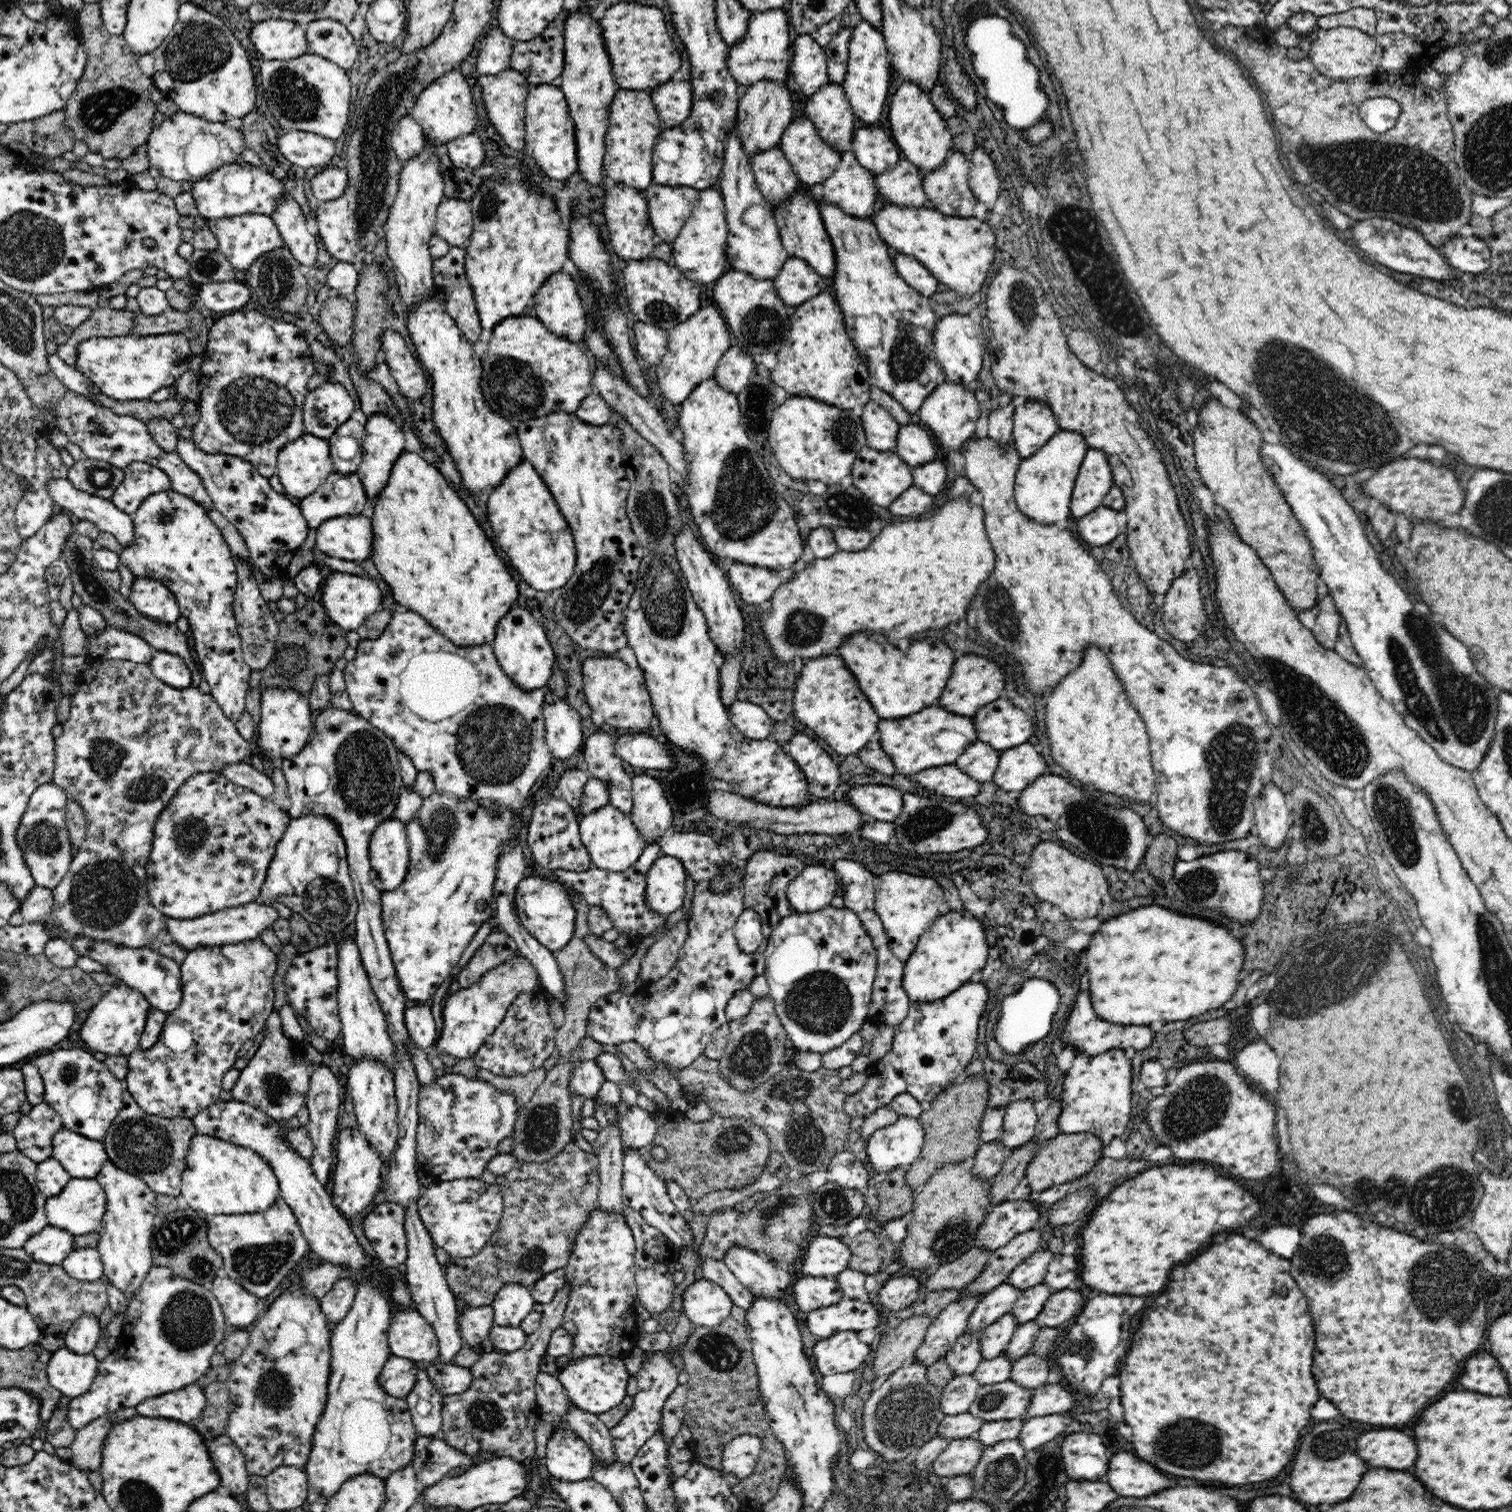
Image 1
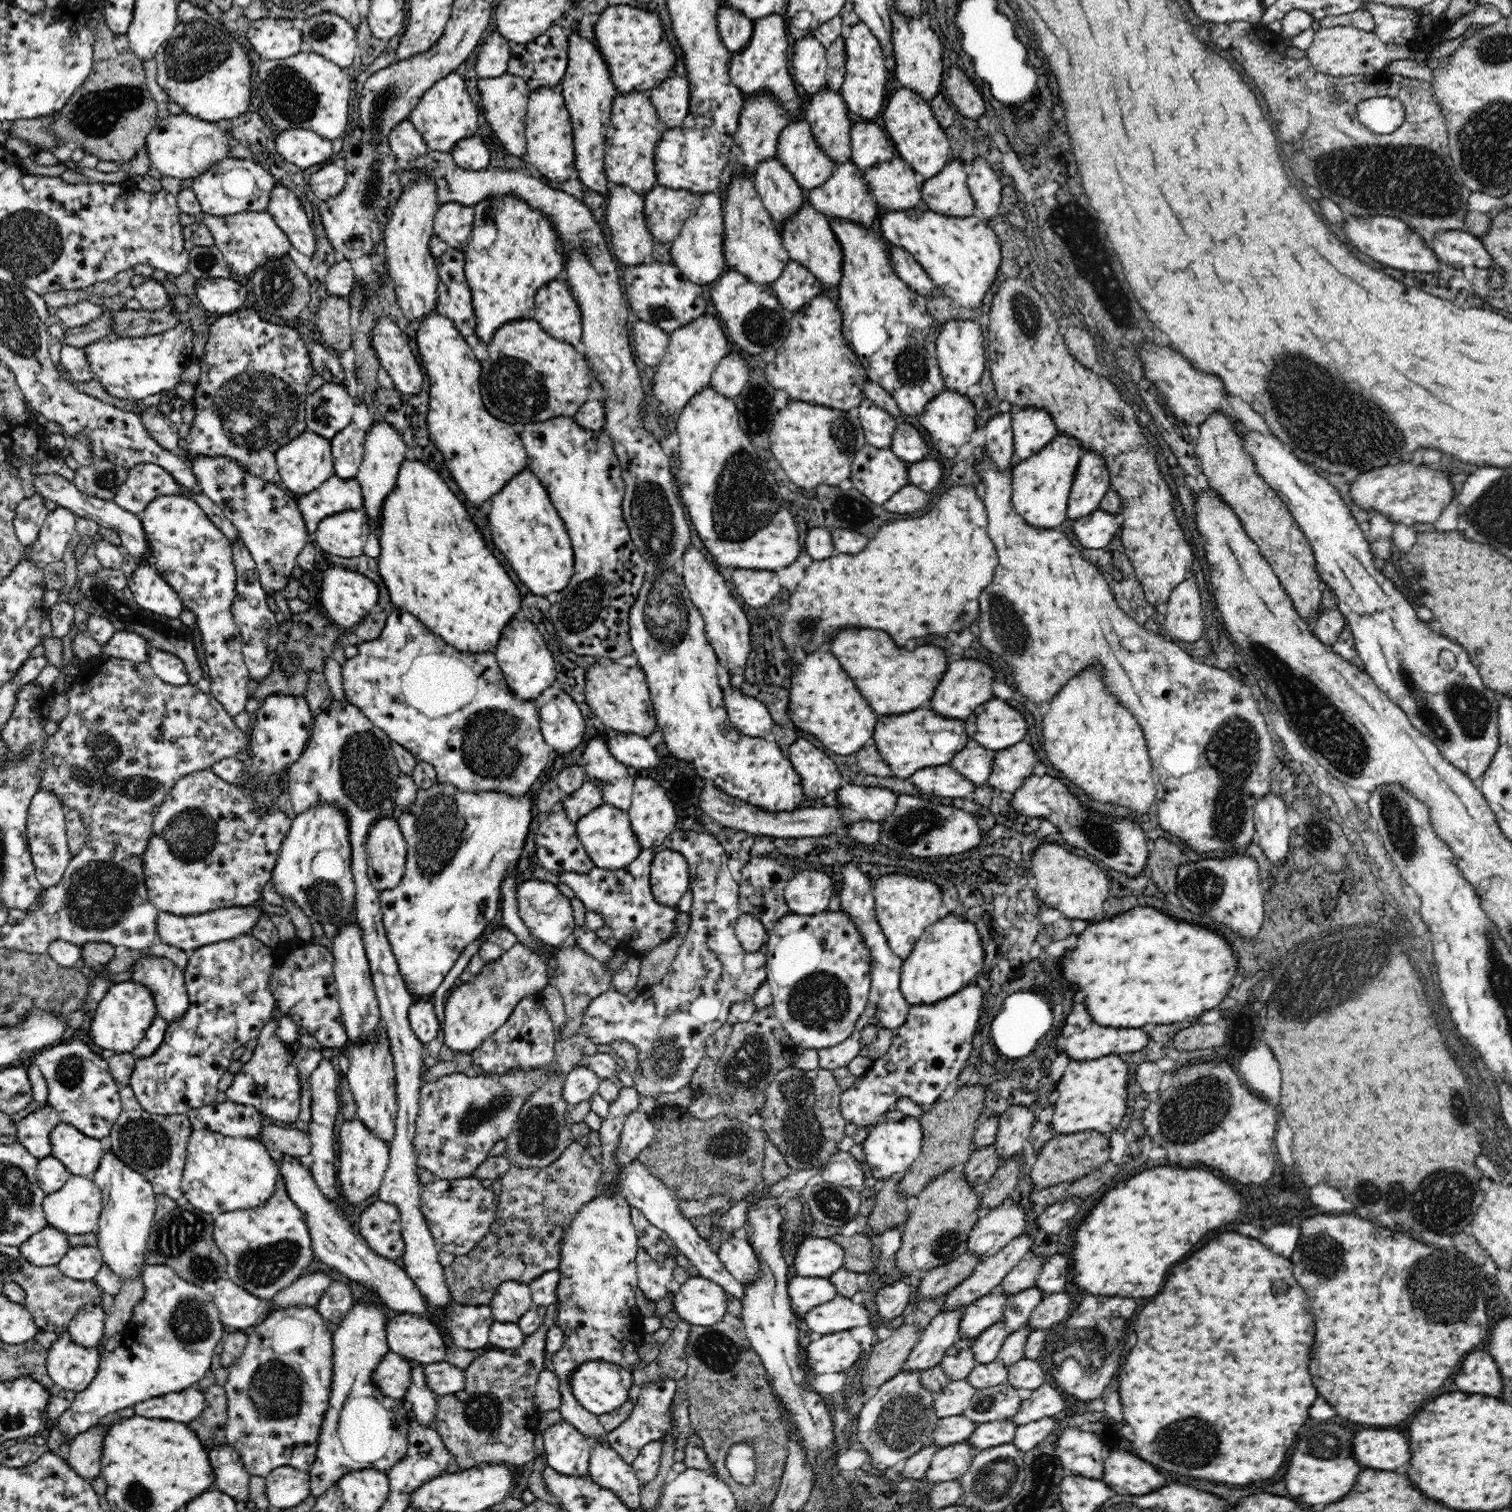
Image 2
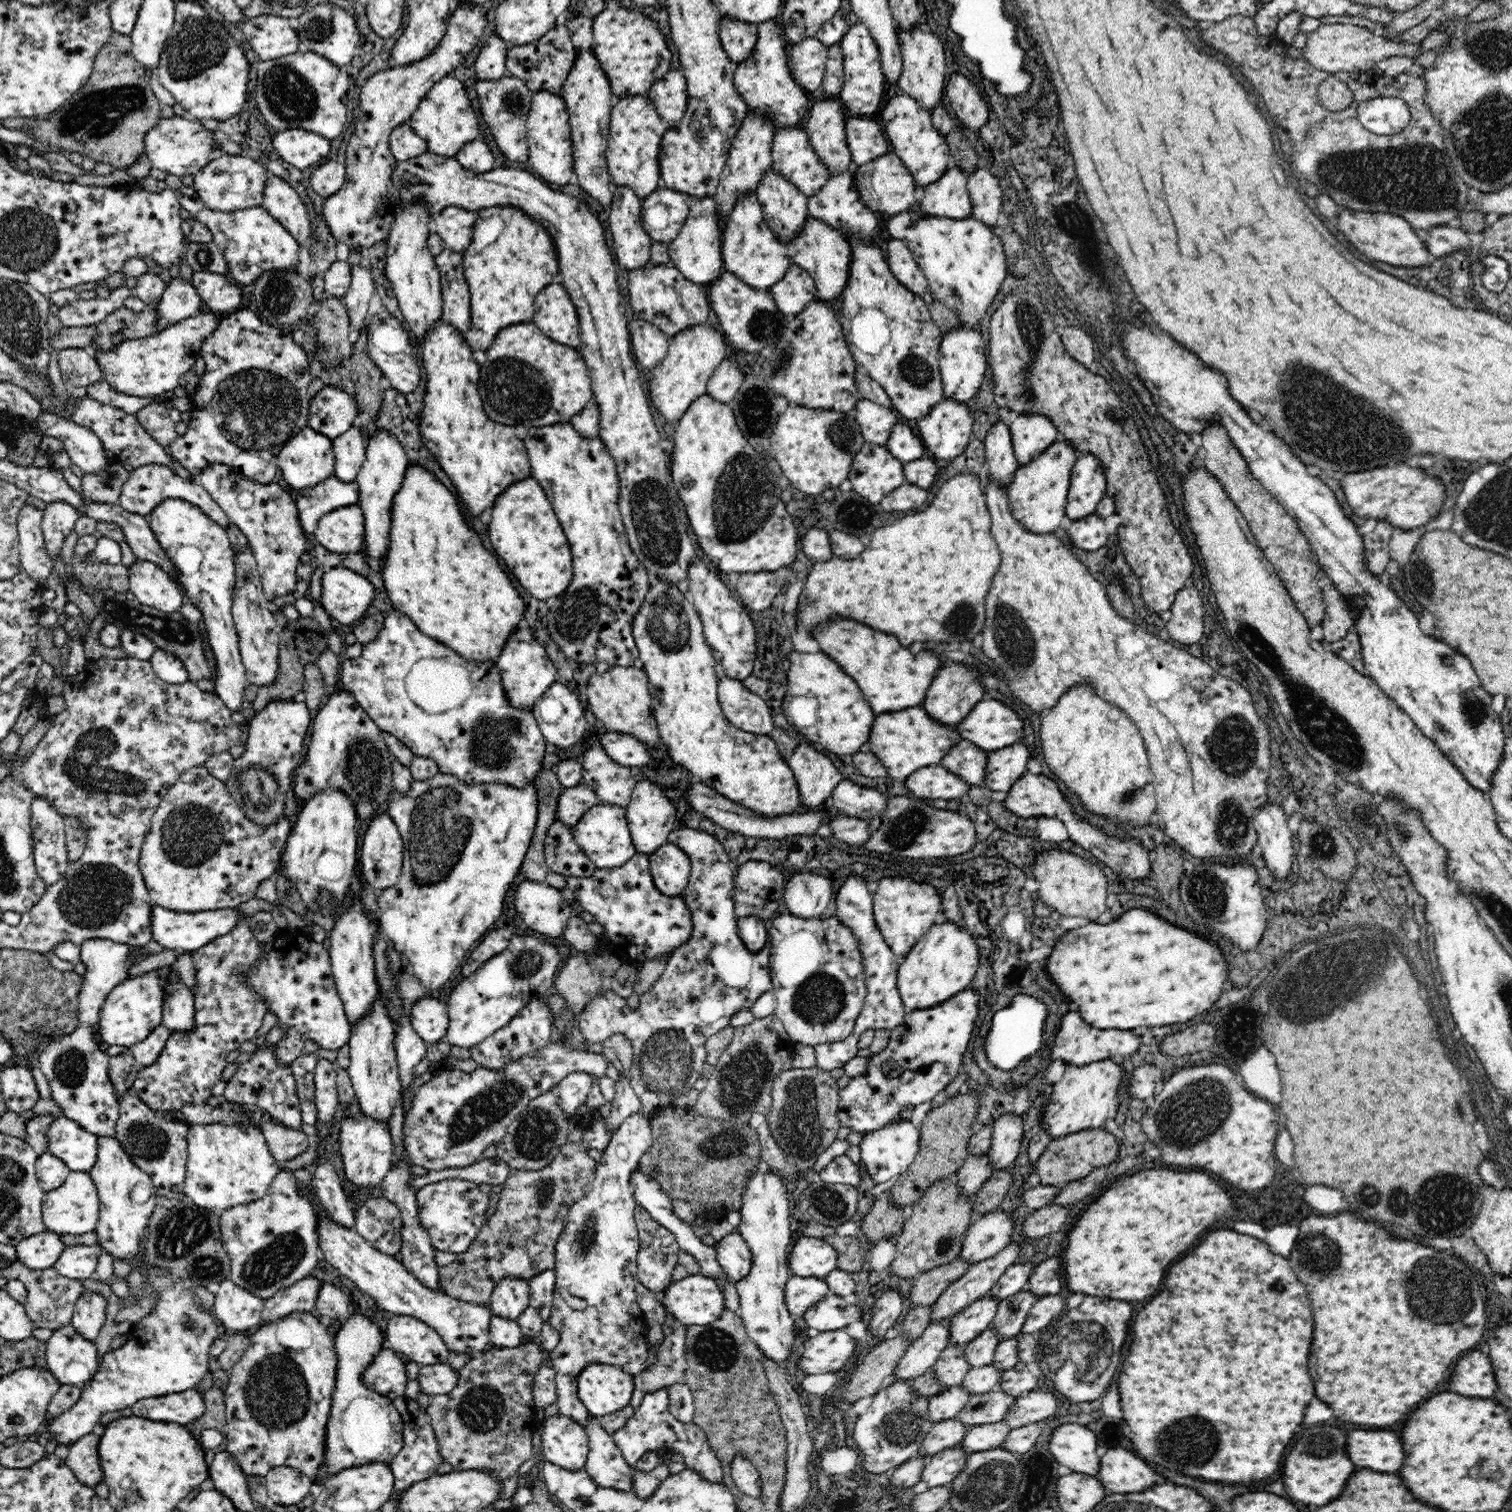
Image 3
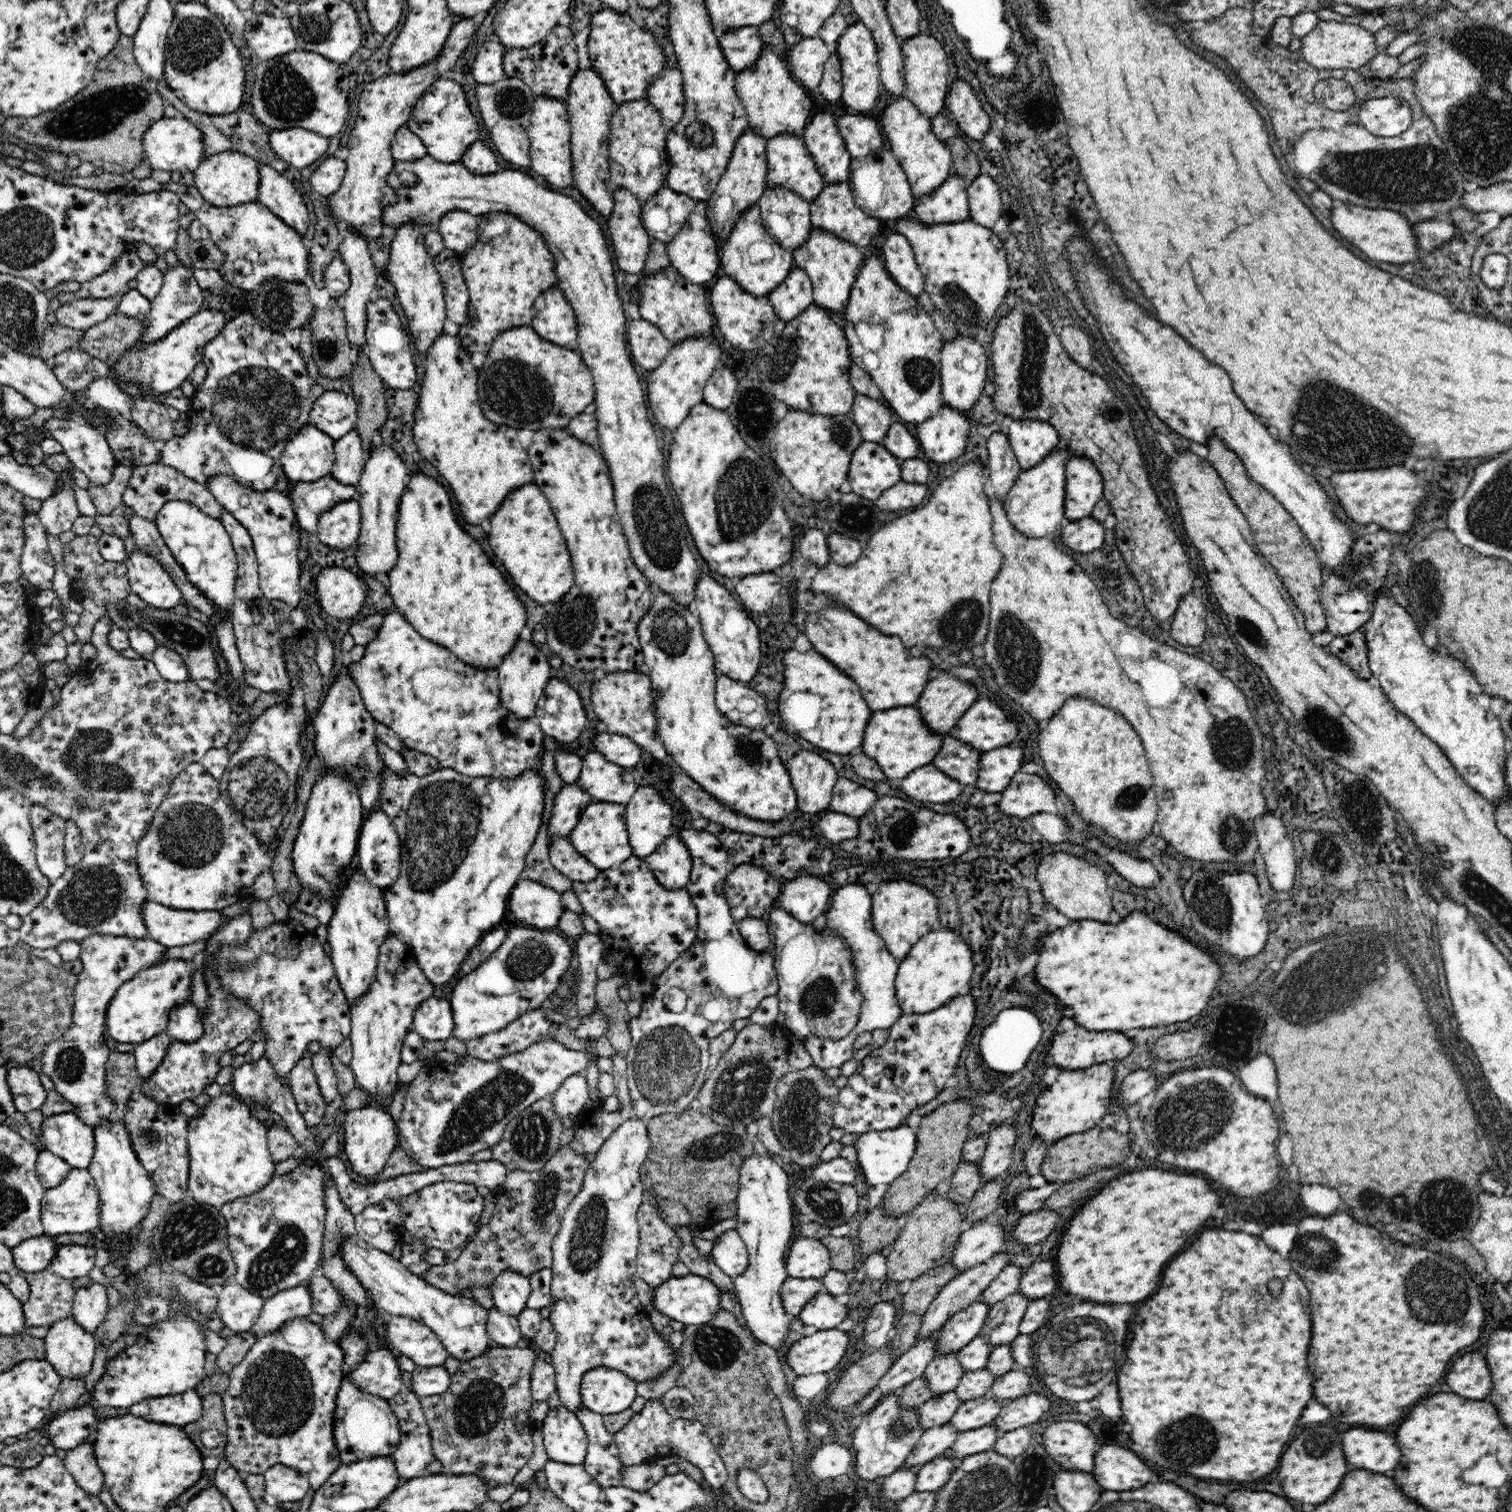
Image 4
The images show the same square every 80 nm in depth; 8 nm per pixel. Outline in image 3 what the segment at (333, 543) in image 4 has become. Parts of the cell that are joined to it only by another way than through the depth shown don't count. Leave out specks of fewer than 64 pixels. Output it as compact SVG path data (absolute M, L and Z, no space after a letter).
M359 504L330 511L319 520L315 540L336 554L360 553L365 546L364 521Z

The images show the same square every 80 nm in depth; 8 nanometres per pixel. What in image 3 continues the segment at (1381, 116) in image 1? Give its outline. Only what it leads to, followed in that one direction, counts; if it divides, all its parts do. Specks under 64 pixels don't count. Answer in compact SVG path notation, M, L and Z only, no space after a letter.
M1371 98L1358 104L1357 119L1370 132L1388 136L1402 132L1408 126L1410 109L1402 98Z

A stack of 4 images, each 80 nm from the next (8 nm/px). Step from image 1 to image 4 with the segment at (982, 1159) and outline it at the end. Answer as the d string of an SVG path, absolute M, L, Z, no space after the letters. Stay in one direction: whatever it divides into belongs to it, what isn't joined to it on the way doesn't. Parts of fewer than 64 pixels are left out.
M963 1162L955 1170L952 1176L951 1186L947 1193L948 1199L960 1205L965 1205L976 1194L981 1184L980 1162Z

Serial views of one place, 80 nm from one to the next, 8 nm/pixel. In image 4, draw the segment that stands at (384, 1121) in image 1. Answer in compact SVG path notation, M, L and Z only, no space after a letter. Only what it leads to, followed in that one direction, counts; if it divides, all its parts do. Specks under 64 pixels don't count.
M389 935L380 945L377 971L369 991L351 1008L352 1059L349 1063L356 1081L370 1102L366 1107L387 1111L387 1100L401 1086L398 1080L398 1066L401 1064L402 1040L413 1026L412 1018L420 1002L430 998L434 985L416 965L412 949L402 939Z

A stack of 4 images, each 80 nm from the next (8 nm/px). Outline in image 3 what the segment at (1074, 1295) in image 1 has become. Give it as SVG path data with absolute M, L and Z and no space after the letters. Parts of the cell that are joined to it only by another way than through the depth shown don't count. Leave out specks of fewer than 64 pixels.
M1044 1295L1034 1303L1028 1318L1023 1322L1021 1333L1038 1333L1058 1320L1066 1312L1066 1303L1061 1295Z

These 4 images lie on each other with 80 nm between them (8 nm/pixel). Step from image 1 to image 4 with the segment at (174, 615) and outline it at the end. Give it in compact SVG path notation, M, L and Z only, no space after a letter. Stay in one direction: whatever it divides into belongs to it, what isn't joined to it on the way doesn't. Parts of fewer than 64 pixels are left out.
M135 549L125 564L132 592L149 606L170 611L183 602L181 590L154 557Z

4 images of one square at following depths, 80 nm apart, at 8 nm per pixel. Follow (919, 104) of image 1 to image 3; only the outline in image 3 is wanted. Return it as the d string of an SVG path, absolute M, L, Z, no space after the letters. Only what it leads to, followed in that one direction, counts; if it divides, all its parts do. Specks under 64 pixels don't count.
M905 93L891 97L879 113L882 124L884 124L885 134L894 148L894 152L914 176L916 187L925 186L926 188L933 184L953 163L945 135L936 130L931 116L930 110L920 106L916 99Z

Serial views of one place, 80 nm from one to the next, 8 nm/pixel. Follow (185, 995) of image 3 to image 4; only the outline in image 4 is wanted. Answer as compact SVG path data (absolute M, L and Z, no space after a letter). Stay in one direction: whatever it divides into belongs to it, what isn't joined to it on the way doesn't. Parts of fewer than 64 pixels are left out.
M184 1000L182 1004L174 1004L174 1008L168 1012L166 1032L173 1040L192 1042L202 1036L204 1025L200 1021L198 1008L191 1000Z

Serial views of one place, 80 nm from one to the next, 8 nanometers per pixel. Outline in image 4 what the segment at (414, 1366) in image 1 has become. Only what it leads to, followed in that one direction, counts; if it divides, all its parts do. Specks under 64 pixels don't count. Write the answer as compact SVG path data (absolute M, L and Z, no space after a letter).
M393 1350L368 1353L349 1375L356 1386L386 1400L404 1390L397 1353Z

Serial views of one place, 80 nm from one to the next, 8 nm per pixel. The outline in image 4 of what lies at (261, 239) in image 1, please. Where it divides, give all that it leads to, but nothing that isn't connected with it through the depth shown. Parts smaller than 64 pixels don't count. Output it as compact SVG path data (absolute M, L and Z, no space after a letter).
M252 202L232 208L216 208L208 203L202 204L202 208L195 212L199 222L208 228L211 240L216 247L224 254L225 261L219 268L223 279L236 288L255 291L260 284L268 278L281 278L288 282L302 282L309 272L309 253L304 248L303 236L296 229L288 227L284 222L275 216L264 204Z

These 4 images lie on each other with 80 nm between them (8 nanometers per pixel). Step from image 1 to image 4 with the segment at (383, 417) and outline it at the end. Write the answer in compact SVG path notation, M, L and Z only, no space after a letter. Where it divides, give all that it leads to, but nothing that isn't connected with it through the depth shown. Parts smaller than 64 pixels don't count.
M378 438L370 450L370 456L360 475L358 502L361 512L361 531L355 551L357 564L366 573L376 576L388 572L398 558L396 549L396 516L400 496L410 480L410 472L400 455L385 440Z

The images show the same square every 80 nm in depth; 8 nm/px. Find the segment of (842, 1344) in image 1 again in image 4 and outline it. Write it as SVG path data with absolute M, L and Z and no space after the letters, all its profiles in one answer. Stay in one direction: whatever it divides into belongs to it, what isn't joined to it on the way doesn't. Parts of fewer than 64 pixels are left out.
M839 1329L817 1330L796 1342L786 1356L797 1376L827 1373L844 1358L851 1333Z

